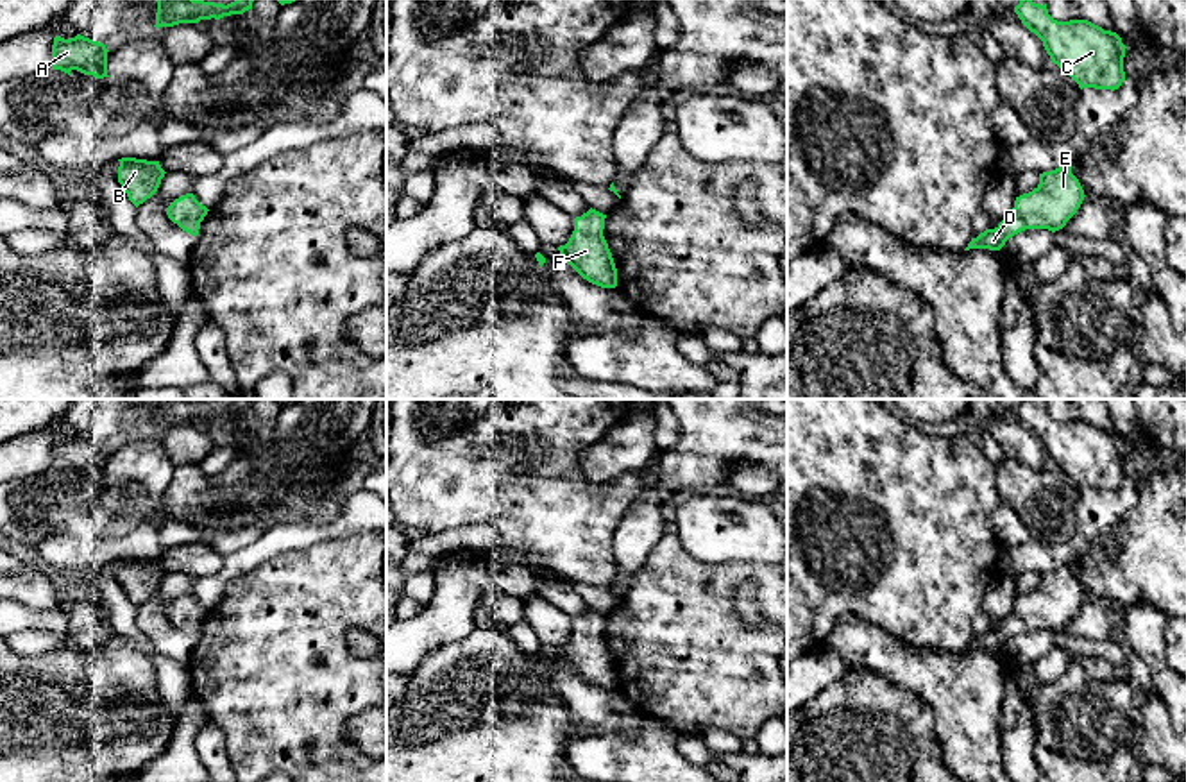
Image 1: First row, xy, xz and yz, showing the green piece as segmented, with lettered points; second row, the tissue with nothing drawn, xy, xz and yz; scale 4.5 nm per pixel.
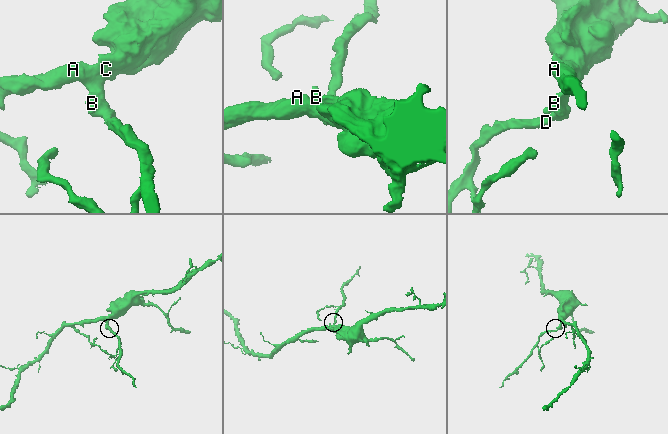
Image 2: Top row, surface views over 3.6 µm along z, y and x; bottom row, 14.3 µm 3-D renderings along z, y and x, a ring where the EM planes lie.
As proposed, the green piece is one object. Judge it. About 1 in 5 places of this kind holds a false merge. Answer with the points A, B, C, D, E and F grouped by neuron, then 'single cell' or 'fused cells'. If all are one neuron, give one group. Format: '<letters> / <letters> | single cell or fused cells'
A B C D E F | single cell

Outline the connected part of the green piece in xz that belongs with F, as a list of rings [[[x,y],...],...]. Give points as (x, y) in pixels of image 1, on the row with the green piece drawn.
[[[589,209],[581,217],[574,218],[574,231],[565,245],[560,245],[560,261],[571,265],[583,279],[601,288],[617,286],[617,268],[603,236],[606,215]]]

